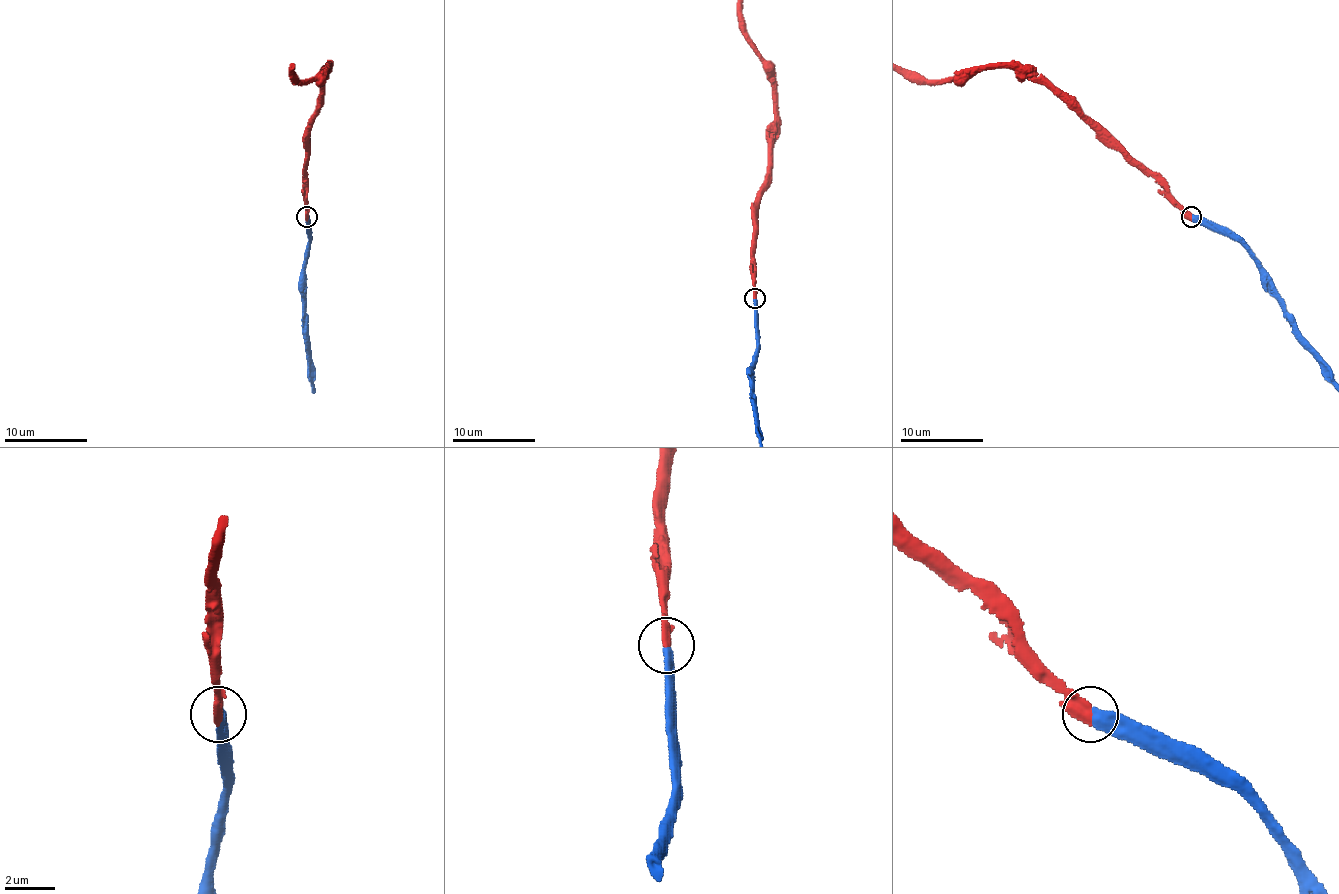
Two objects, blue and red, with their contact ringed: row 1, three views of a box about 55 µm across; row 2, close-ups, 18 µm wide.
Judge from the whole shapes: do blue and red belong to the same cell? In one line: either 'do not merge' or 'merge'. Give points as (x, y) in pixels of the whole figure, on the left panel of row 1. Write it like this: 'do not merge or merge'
merge

